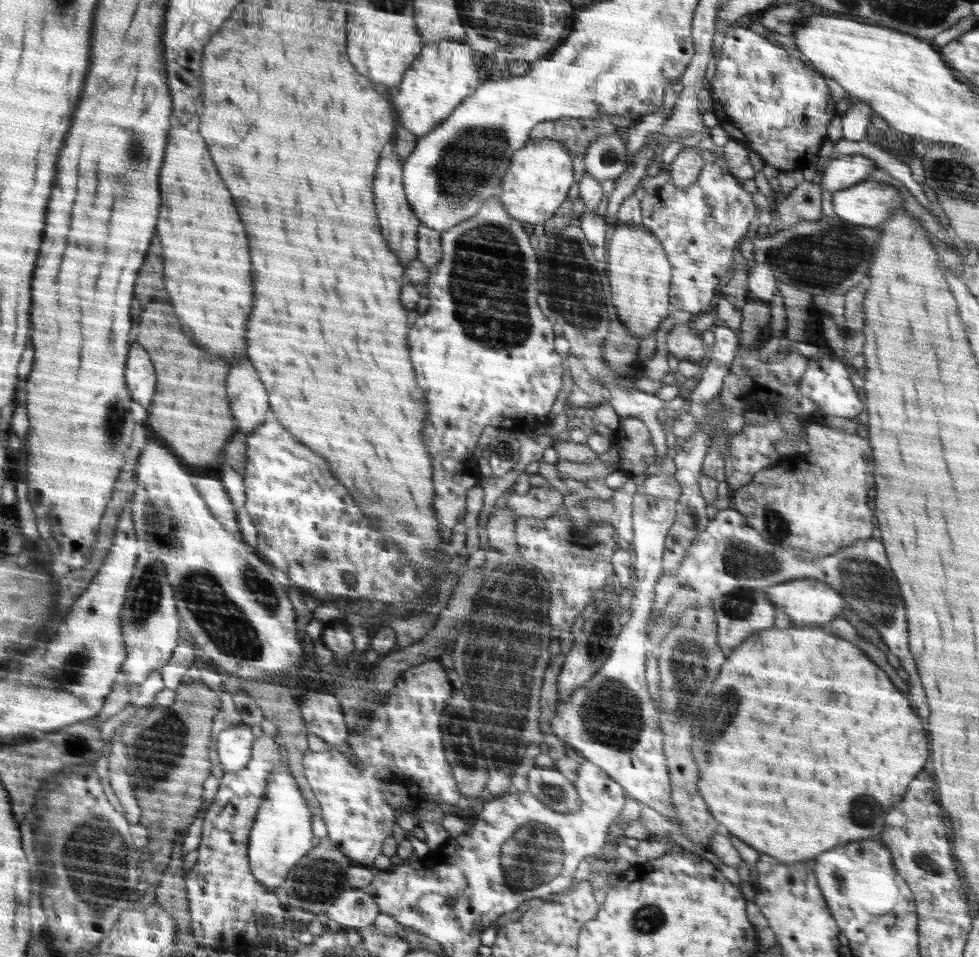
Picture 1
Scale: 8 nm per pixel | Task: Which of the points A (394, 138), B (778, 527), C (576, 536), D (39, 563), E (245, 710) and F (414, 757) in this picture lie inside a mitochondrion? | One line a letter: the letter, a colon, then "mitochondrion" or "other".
A: other
B: mitochondrion
C: other
D: other
E: other
F: other

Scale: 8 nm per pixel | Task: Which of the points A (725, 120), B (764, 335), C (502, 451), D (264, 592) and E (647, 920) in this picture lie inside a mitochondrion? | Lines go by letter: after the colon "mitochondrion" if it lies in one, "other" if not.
A: other
B: other
C: mitochondrion
D: mitochondrion
E: mitochondrion

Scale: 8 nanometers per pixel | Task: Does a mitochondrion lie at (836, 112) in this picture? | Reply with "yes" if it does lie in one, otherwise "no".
no

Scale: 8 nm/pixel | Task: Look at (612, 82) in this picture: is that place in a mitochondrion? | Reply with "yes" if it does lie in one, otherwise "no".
no

